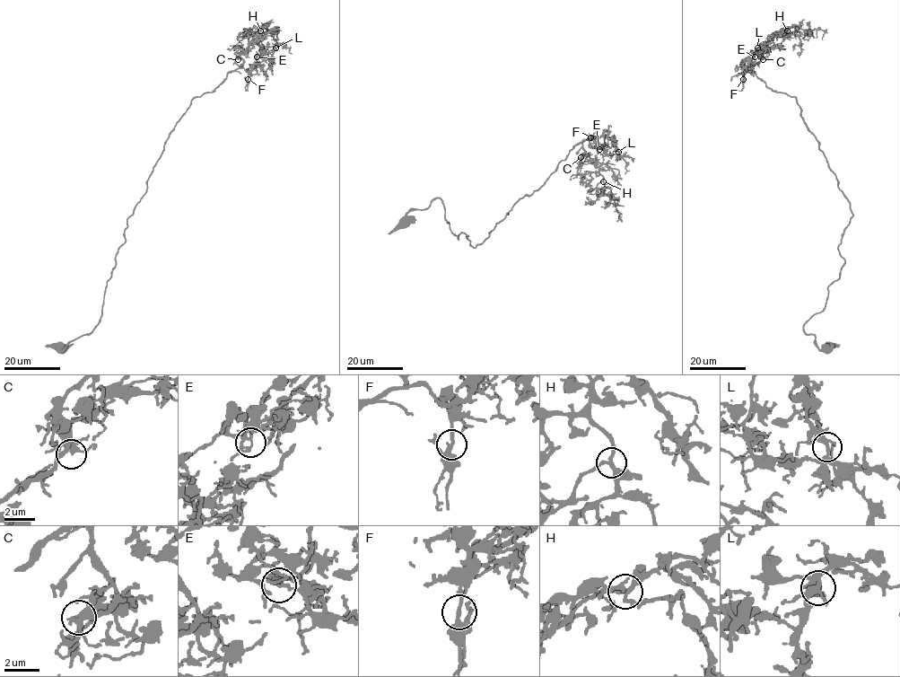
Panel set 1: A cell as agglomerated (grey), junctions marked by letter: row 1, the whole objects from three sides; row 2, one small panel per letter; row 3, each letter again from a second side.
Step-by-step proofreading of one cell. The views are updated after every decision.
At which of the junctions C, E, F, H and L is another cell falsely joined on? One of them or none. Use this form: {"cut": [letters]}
{"cut": []}

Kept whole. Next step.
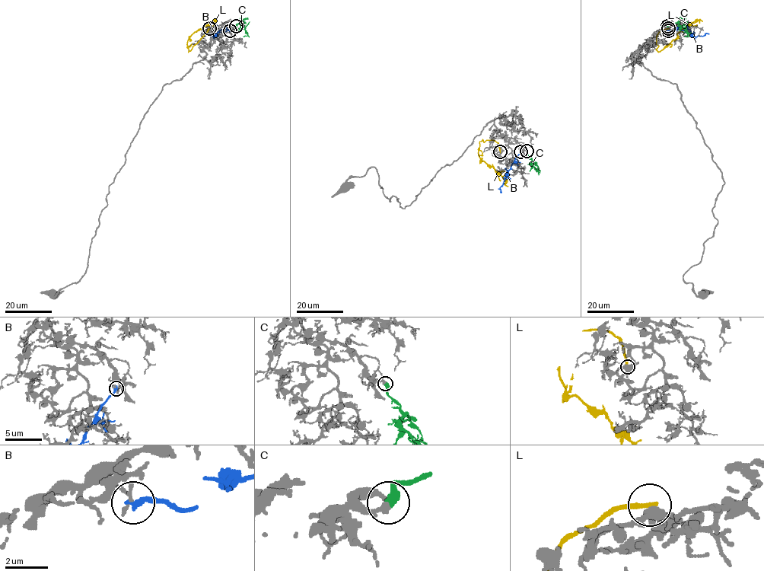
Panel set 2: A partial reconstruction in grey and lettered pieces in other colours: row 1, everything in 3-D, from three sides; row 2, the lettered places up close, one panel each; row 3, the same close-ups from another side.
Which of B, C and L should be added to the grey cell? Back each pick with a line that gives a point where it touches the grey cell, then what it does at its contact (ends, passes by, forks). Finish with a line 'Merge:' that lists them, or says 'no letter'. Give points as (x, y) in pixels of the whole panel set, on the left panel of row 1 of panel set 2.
C: Touches grey at (236, 26). It ends there
Merge: C

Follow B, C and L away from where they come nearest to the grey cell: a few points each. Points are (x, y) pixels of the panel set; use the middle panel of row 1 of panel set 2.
B: (520, 151), (504, 177), (500, 192)
C: (527, 151), (532, 164), (538, 172), (534, 168)
L: (500, 151), (499, 146), (494, 140), (479, 141), (478, 155), (481, 161), (490, 164), (508, 186)

